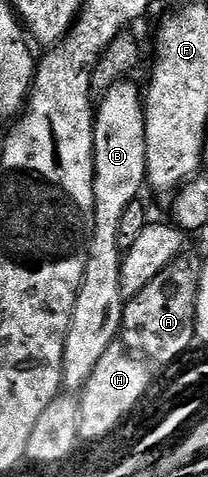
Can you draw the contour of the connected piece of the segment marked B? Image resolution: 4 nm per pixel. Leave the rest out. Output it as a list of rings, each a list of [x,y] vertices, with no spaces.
[[[122,81],[111,85],[100,96],[95,107],[93,120],[93,188],[95,189],[95,225],[93,236],[89,242],[89,260],[81,288],[75,301],[73,320],[67,333],[65,342],[65,374],[63,383],[70,392],[77,393],[85,386],[91,377],[95,365],[107,353],[111,344],[118,342],[121,330],[123,296],[121,294],[121,257],[122,250],[119,245],[119,221],[123,221],[123,213],[127,213],[127,205],[135,201],[142,194],[141,186],[147,183],[145,170],[147,157],[145,156],[145,105],[143,91],[139,86]]]

